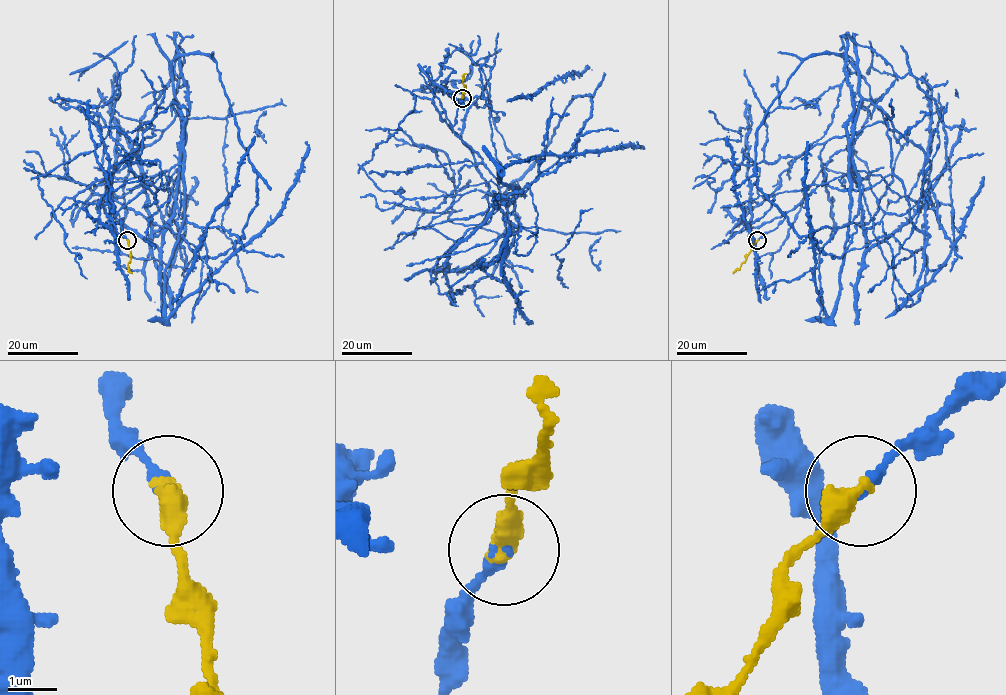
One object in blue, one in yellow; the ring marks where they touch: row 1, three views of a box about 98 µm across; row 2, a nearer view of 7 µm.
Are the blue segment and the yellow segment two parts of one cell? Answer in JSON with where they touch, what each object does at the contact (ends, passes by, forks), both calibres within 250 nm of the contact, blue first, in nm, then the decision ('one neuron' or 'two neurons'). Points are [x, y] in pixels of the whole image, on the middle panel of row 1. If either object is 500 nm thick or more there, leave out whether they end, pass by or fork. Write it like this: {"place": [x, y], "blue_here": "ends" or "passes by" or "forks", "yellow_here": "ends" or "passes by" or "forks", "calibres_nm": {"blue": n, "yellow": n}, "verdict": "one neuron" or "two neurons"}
{"place": [462, 98], "calibres_nm": {"blue": 190, "yellow": 500}, "verdict": "one neuron"}

